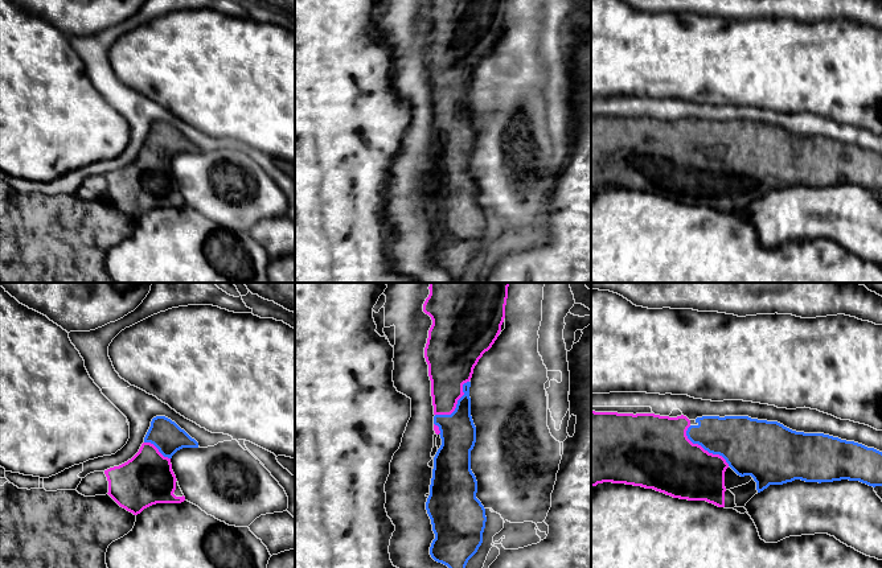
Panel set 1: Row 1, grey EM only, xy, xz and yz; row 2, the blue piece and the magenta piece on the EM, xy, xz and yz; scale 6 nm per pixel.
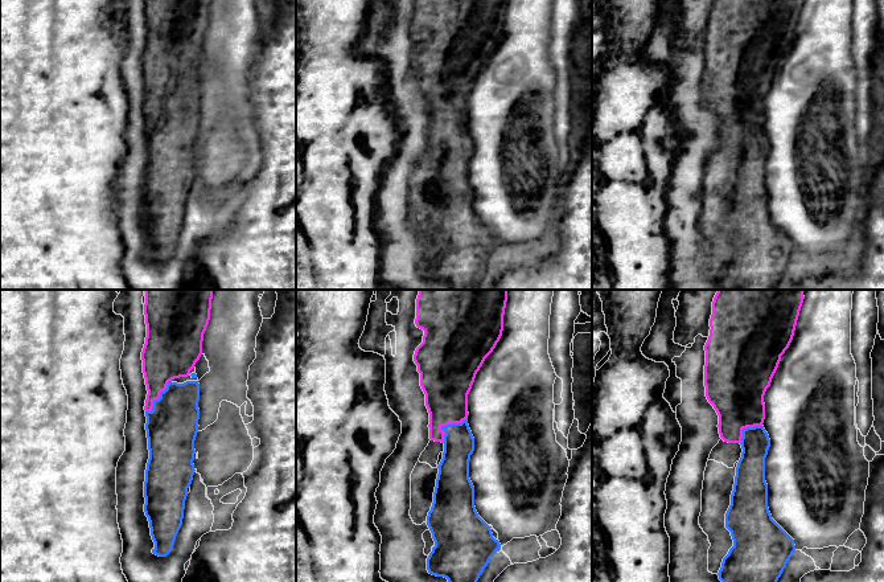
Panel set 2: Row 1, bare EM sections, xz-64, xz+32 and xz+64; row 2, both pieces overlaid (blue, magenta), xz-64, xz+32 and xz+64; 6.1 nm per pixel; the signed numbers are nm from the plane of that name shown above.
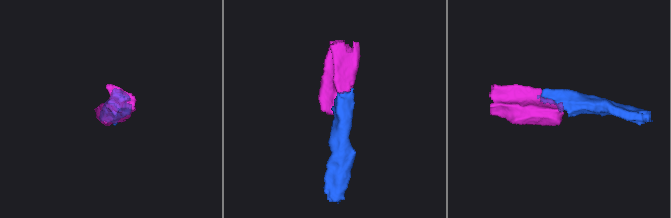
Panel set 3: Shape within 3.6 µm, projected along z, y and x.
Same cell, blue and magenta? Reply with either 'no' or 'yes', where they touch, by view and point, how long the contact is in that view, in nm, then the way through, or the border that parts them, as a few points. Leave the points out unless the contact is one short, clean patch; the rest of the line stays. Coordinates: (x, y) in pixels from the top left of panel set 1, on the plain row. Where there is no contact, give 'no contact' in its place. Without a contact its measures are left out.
yes | yz (705, 153) | 340 nm

